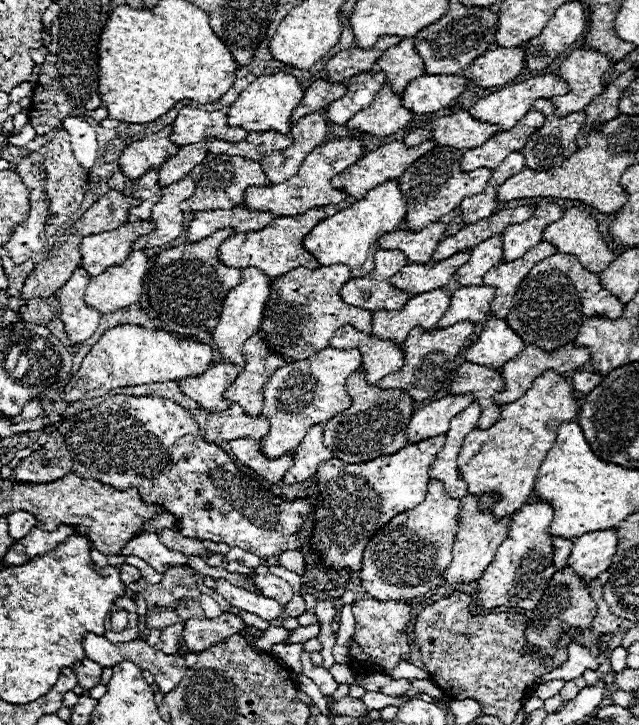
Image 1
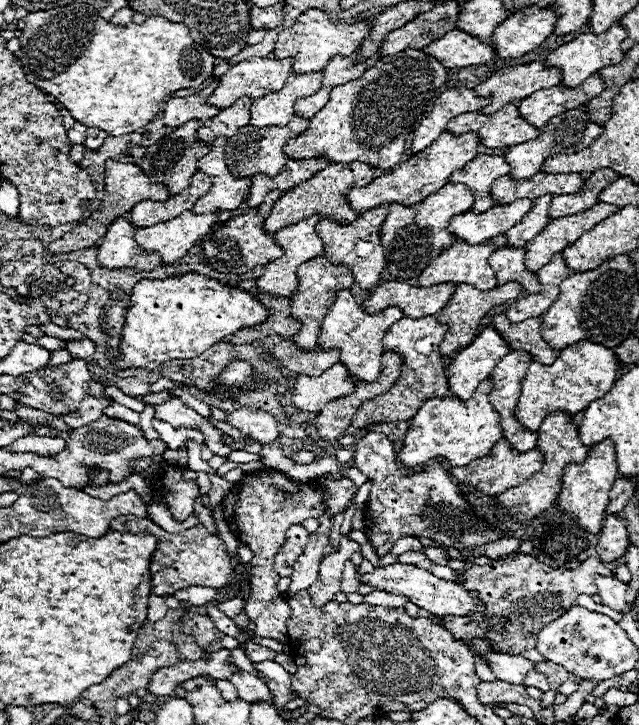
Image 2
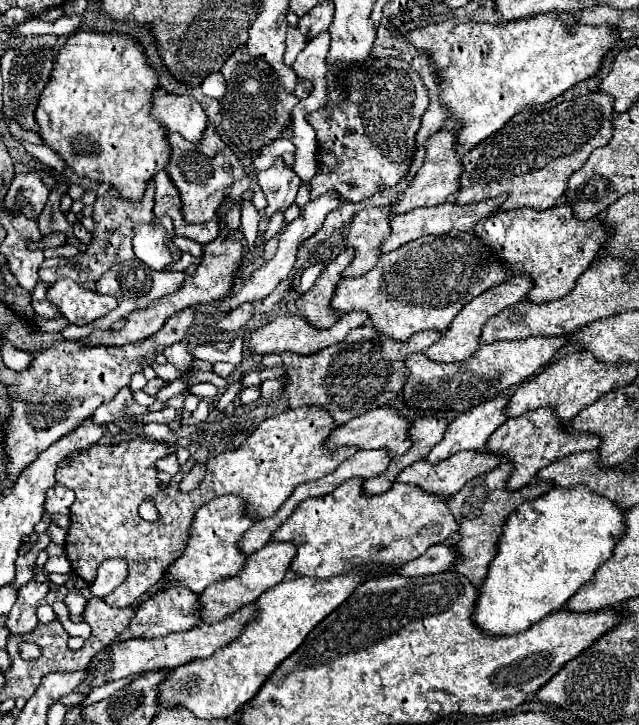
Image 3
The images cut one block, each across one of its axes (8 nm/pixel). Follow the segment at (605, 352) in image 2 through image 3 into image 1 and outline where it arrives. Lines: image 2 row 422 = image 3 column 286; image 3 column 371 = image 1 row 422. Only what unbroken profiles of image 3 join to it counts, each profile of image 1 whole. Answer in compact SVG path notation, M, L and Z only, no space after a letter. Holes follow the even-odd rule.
M546 370L522 398L502 406L500 420L494 426L486 430L474 428L464 440L464 448L458 454L458 470L468 484L468 494L498 492L502 498L498 504L492 504L490 498L480 498L480 508L486 510L494 506L492 512L496 518L520 510L534 492L538 468L550 452L560 424L574 422L578 412L580 406L572 384L562 374Z

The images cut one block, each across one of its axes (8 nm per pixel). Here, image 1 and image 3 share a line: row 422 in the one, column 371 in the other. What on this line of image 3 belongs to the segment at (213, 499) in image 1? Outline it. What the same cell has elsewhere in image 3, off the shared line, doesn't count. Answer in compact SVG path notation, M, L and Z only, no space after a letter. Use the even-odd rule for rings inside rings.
M368 58L362 64L354 64L340 76L340 84L346 90L346 98L340 104L328 104L306 116L308 124L316 130L318 148L330 152L336 158L336 166L328 168L318 164L314 178L310 180L310 200L320 198L326 192L336 192L342 202L362 202L374 196L386 186L396 186L410 170L416 152L416 132L420 130L422 114L426 112L430 98L418 72L402 58Z

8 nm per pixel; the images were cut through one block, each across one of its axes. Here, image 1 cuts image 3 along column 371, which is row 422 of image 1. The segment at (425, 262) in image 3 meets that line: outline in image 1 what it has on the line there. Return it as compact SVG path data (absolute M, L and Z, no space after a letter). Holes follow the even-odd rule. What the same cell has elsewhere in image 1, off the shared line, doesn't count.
M326 346L322 352L306 360L290 362L280 370L276 370L264 384L262 414L272 422L272 426L270 432L260 440L262 452L268 458L292 452L306 436L310 426L324 424L328 422L328 418L346 410L352 404L352 398L346 392L346 378L360 366L362 366L362 354L358 348L336 350L332 346Z

